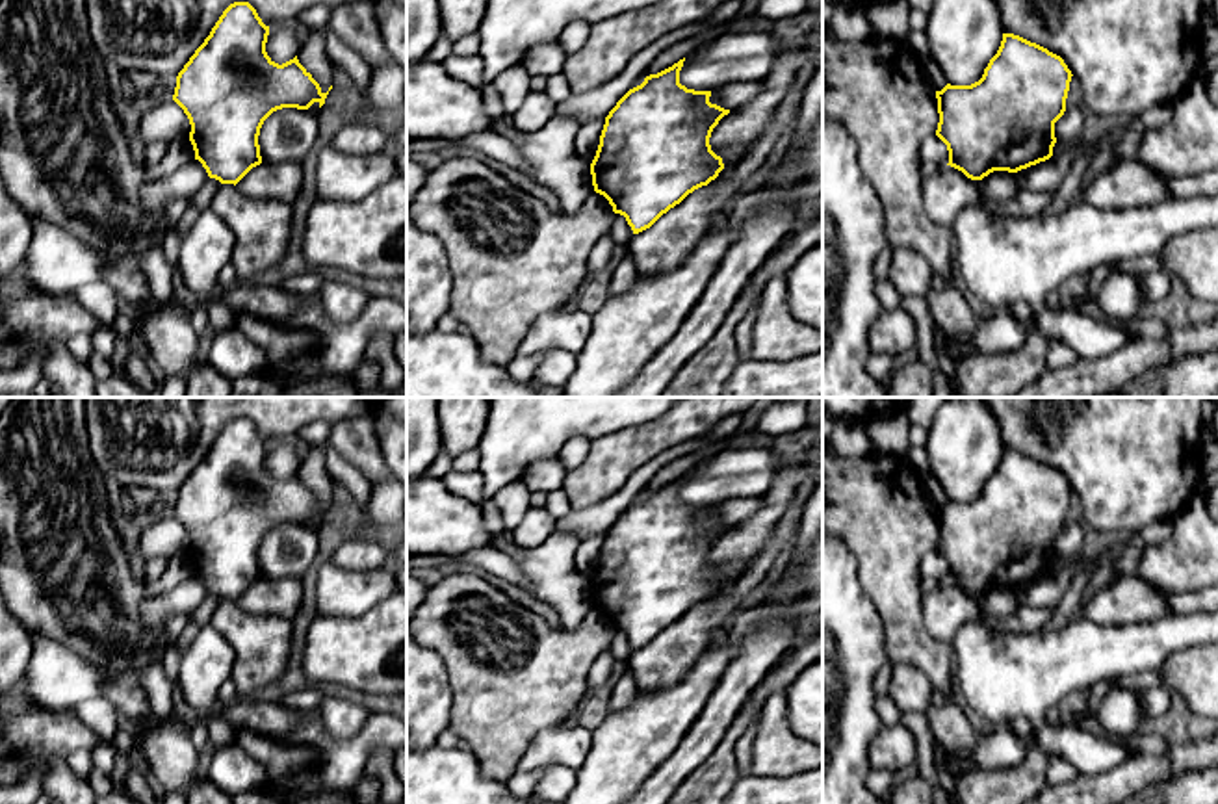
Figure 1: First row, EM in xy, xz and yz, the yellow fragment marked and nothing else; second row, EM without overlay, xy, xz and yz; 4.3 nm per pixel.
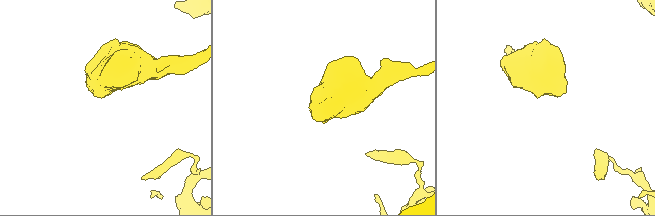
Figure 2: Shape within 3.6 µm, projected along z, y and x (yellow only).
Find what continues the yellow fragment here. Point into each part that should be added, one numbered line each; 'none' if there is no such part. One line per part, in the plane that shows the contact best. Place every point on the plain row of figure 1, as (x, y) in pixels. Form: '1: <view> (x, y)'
none

